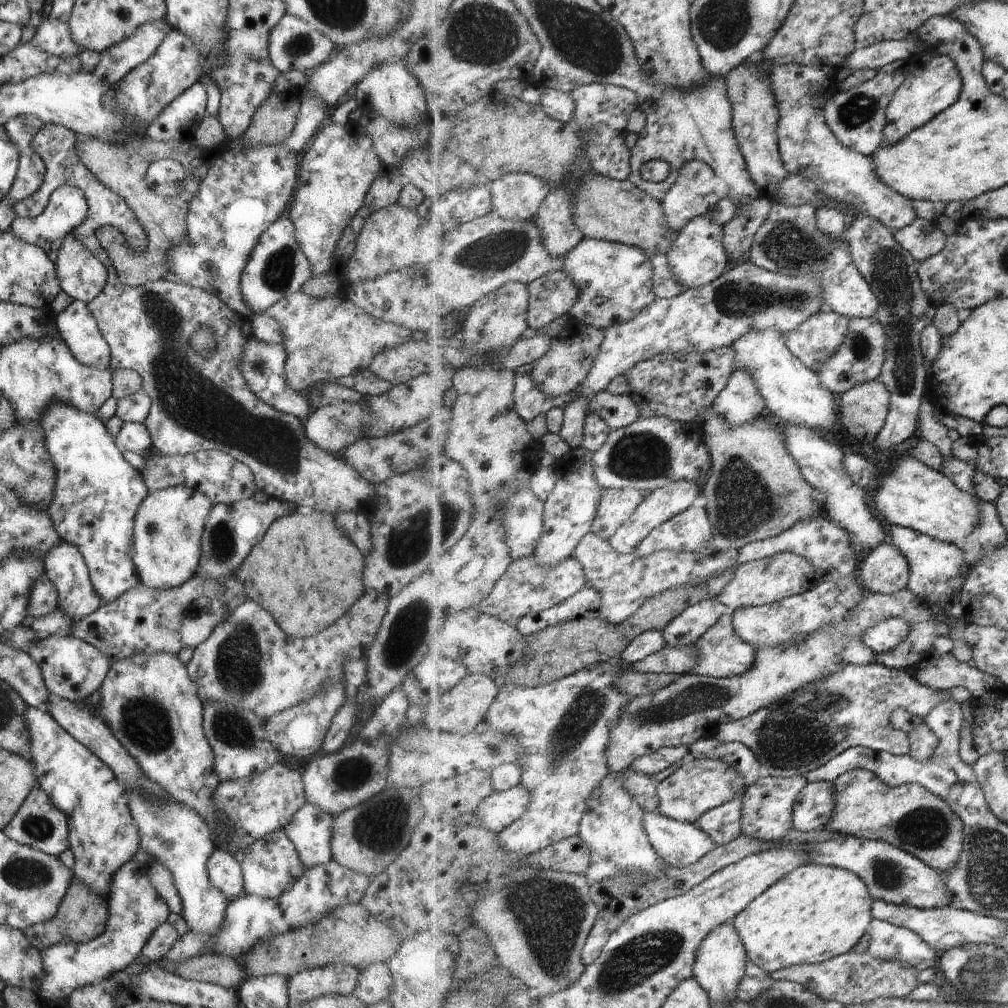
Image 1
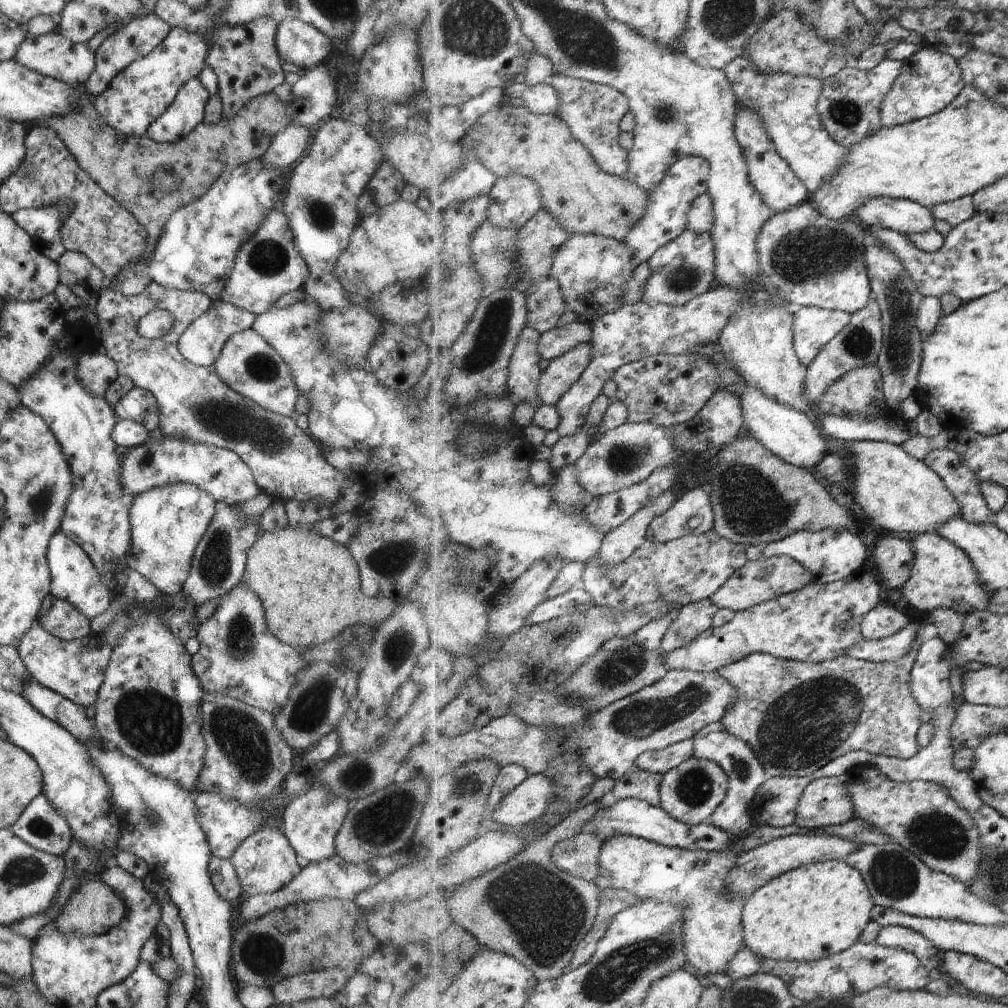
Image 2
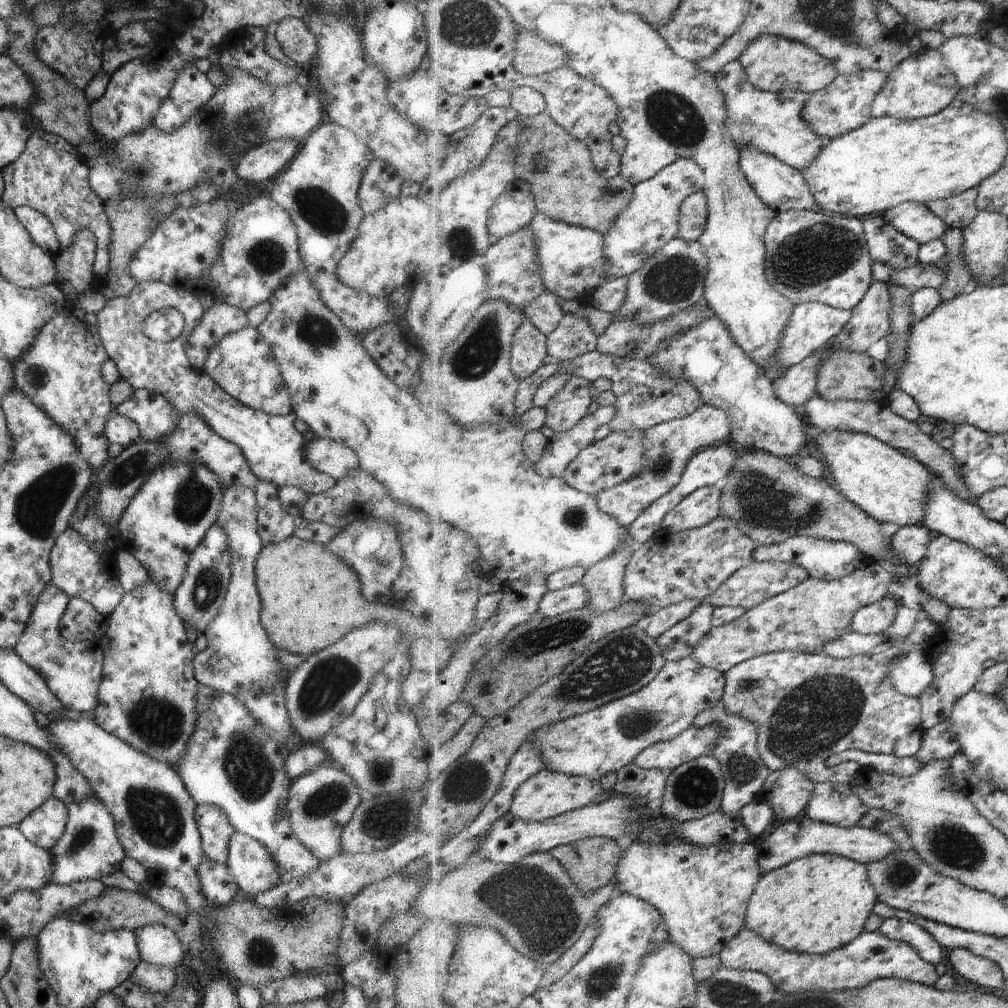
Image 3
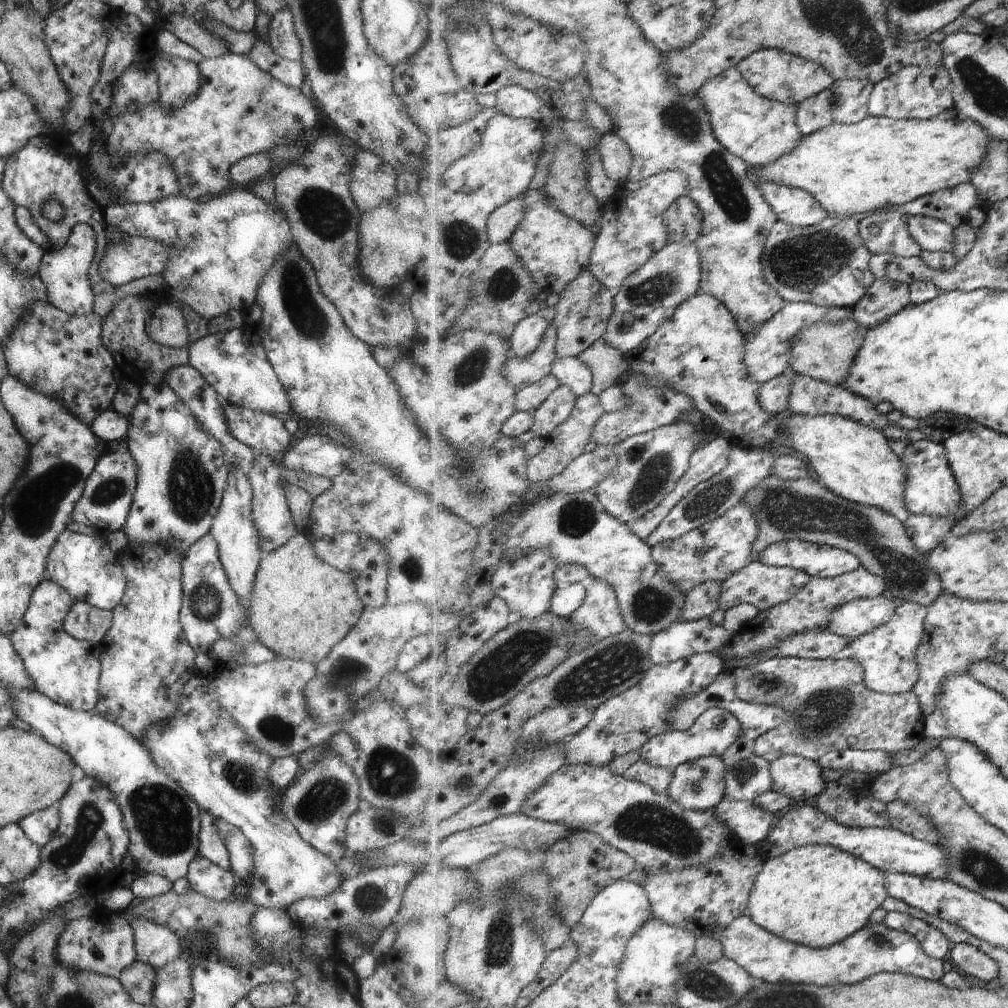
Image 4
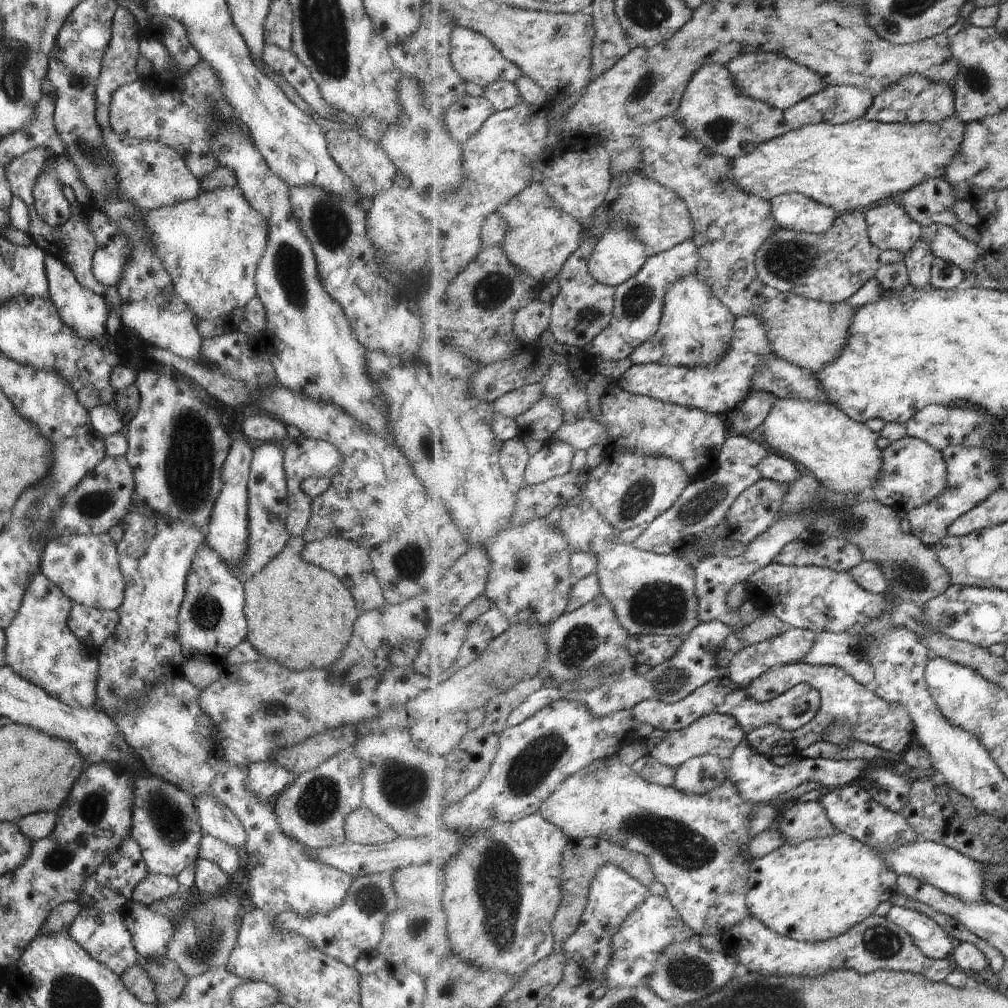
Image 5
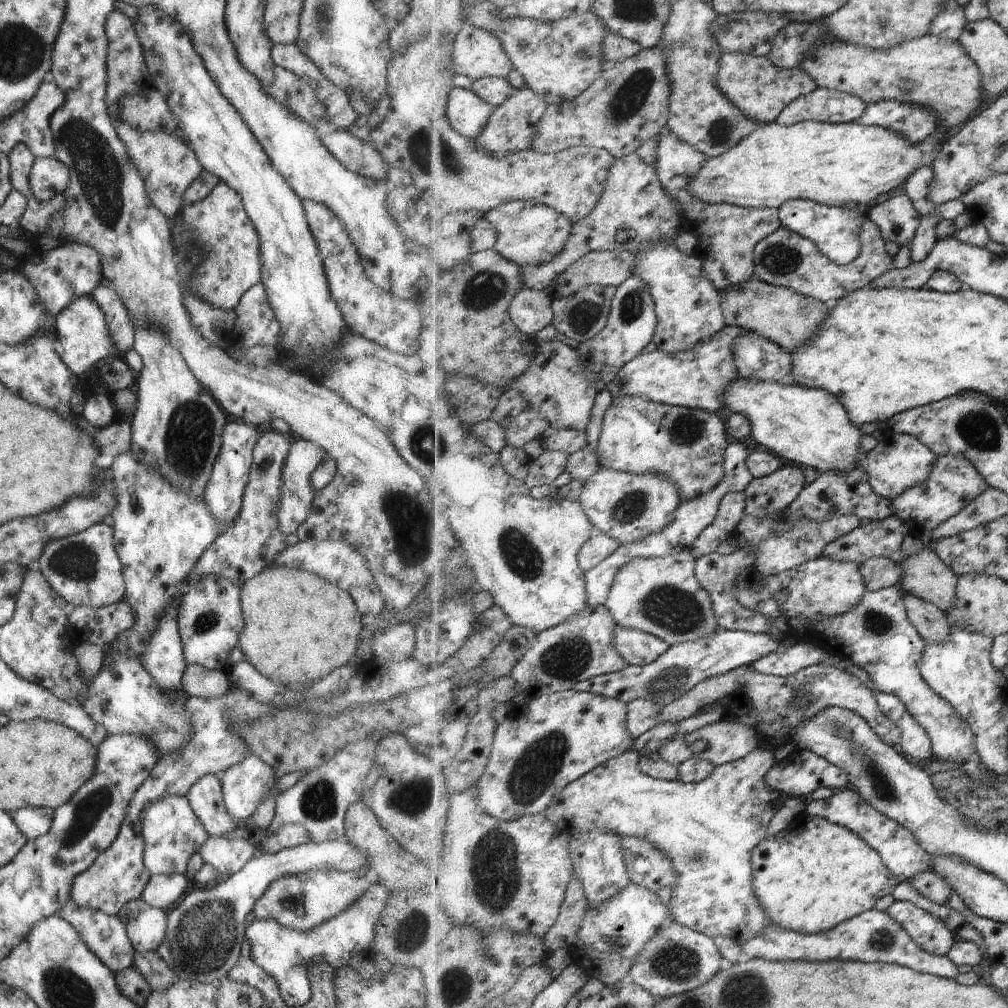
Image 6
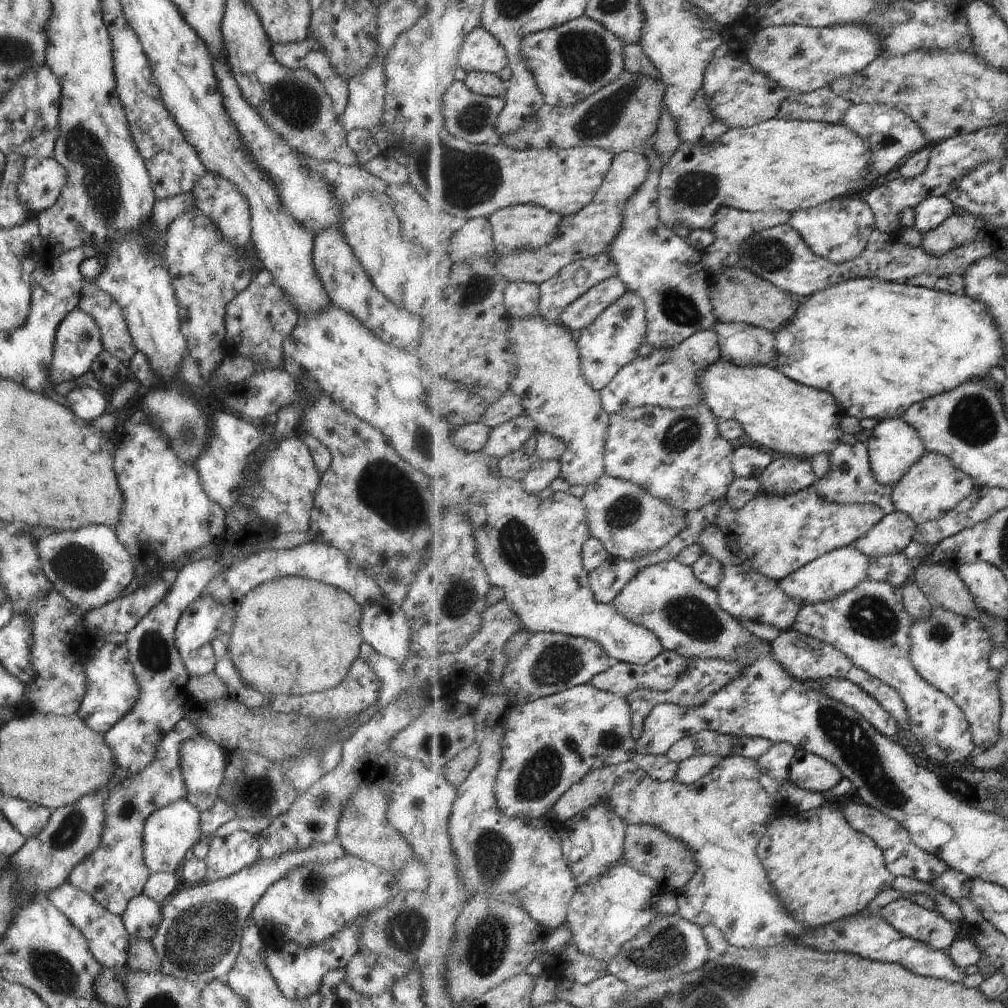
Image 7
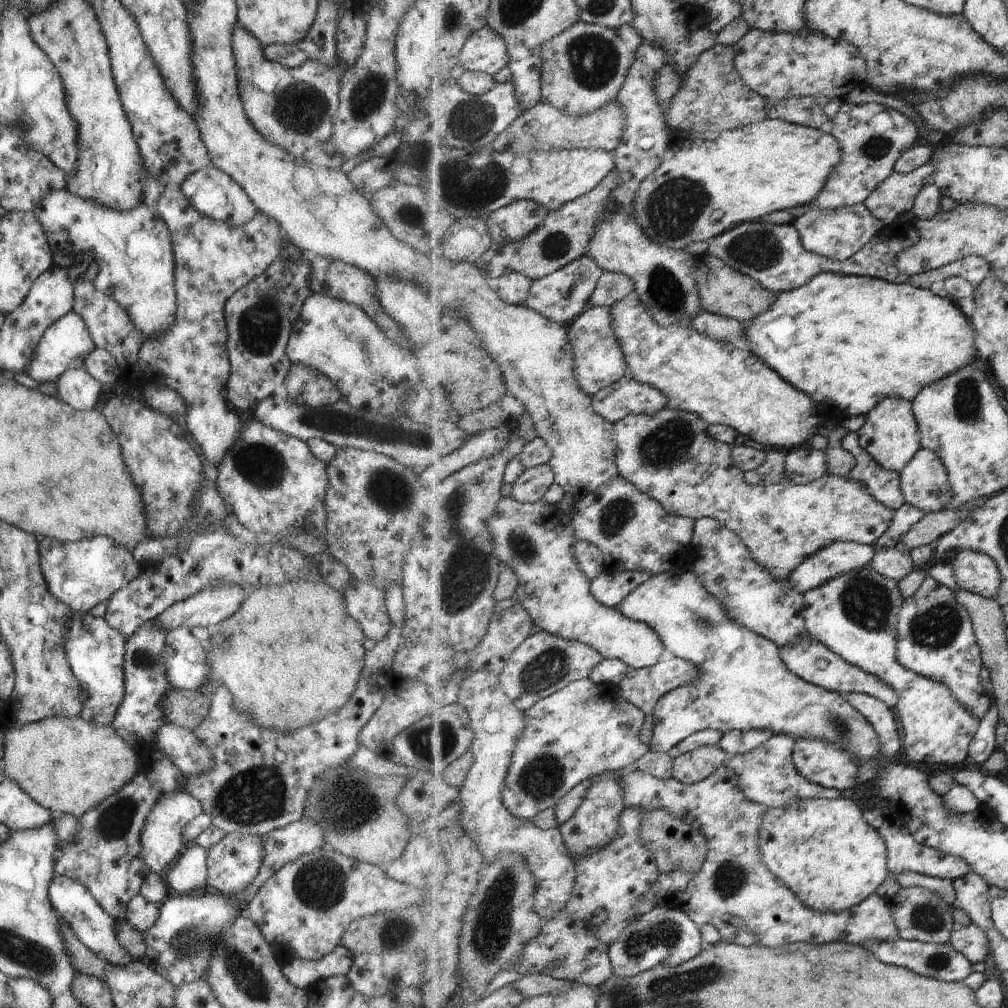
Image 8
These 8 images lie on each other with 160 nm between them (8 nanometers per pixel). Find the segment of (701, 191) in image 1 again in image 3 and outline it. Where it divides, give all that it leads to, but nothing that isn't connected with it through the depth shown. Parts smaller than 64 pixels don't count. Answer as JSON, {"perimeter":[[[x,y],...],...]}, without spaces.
{"perimeter":[[[677,159],[665,165],[652,179],[634,185],[634,199],[618,216],[615,226],[604,236],[606,280],[631,276],[680,232],[680,210],[683,201],[704,190],[706,172],[693,159]]]}

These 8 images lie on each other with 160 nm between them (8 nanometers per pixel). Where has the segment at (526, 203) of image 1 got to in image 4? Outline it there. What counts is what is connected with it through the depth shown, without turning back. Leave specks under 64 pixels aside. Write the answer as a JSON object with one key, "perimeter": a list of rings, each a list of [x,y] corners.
{"perimeter":[[[523,197],[510,200],[488,216],[488,235],[491,243],[510,241],[520,222],[525,218],[526,204]]]}

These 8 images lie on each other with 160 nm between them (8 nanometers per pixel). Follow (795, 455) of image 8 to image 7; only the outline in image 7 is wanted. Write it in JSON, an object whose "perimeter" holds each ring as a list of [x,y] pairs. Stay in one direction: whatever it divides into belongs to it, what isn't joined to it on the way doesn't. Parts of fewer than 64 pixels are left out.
{"perimeter":[[[784,455],[773,461],[759,478],[760,492],[785,497],[814,486],[818,481],[812,461]]]}

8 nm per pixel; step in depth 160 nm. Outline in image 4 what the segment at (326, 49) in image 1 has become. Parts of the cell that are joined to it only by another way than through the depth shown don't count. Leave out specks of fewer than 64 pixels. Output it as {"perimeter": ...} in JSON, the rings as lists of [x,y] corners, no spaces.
{"perimeter":[[[288,8],[278,10],[271,15],[266,35],[268,44],[277,56],[290,61],[300,60],[301,45],[295,34],[292,14]]]}

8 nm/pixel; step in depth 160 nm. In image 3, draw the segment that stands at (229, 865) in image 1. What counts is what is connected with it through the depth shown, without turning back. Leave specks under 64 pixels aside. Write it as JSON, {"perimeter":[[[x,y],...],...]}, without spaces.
{"perimeter":[[[202,859],[197,867],[202,895],[215,905],[225,905],[235,896],[238,886],[226,864]]]}

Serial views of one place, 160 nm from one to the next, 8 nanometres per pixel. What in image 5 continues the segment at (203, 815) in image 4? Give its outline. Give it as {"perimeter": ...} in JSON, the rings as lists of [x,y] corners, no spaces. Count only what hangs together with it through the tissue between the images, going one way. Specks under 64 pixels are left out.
{"perimeter":[[[202,835],[197,856],[199,859],[207,859],[227,874],[231,874],[242,867],[243,855],[235,847],[225,844],[222,840],[211,835]]]}

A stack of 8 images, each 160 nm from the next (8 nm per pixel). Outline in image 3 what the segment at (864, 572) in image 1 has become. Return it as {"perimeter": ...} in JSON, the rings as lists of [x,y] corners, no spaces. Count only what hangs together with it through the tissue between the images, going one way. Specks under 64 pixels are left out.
{"perimeter":[[[924,524],[900,527],[891,538],[892,548],[905,567],[913,567],[925,558],[934,534]]]}

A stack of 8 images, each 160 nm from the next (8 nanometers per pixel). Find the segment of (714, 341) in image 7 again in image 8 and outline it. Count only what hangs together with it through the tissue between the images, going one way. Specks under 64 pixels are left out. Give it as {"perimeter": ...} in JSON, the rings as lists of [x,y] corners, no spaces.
{"perimeter":[[[627,373],[594,395],[593,406],[605,420],[616,424],[627,415],[657,414],[670,406],[670,400],[658,388],[642,383]]]}

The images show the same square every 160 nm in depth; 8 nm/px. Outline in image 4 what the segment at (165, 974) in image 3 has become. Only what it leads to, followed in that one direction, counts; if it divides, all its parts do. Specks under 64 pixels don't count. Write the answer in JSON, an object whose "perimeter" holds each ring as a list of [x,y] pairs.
{"perimeter":[[[135,960],[121,971],[117,979],[131,1001],[151,1005],[151,992],[156,984],[154,967]]]}

